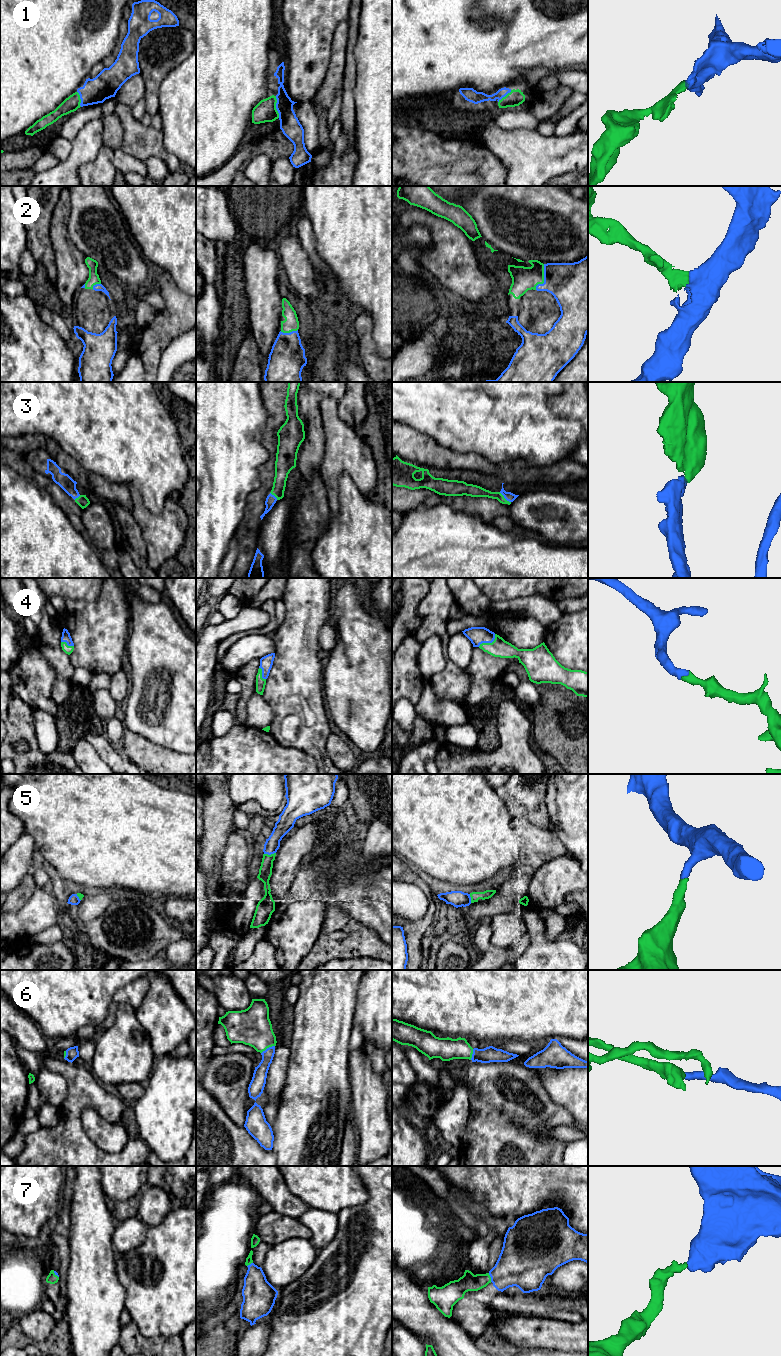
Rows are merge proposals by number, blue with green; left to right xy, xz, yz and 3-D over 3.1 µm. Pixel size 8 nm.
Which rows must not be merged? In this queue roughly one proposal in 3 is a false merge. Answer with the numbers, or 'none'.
none

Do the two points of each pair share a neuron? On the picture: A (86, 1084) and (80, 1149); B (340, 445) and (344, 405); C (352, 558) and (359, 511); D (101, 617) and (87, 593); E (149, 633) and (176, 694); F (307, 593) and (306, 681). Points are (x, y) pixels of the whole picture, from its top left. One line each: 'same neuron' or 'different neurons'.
A: same neuron
B: different neurons
C: same neuron
D: different neurons
E: same neuron
F: same neuron

